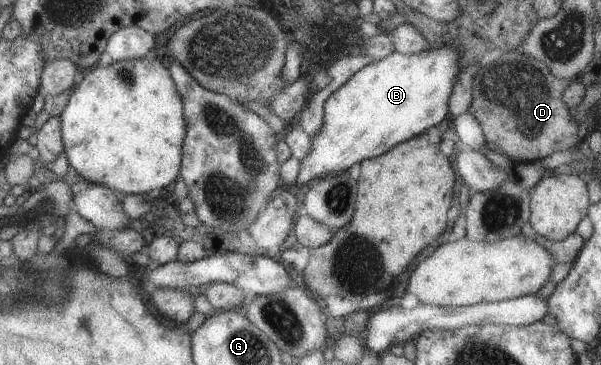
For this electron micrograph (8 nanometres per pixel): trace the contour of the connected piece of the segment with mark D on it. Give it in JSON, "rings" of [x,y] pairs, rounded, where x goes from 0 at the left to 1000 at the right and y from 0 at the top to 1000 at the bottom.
{"rings":[[[860,137],[837,145],[810,178],[797,178],[784,222],[785,268],[779,304],[802,353],[805,381],[857,444],[885,447],[908,425],[955,408],[968,359],[950,326],[935,255],[950,222],[917,205],[895,162]]]}

